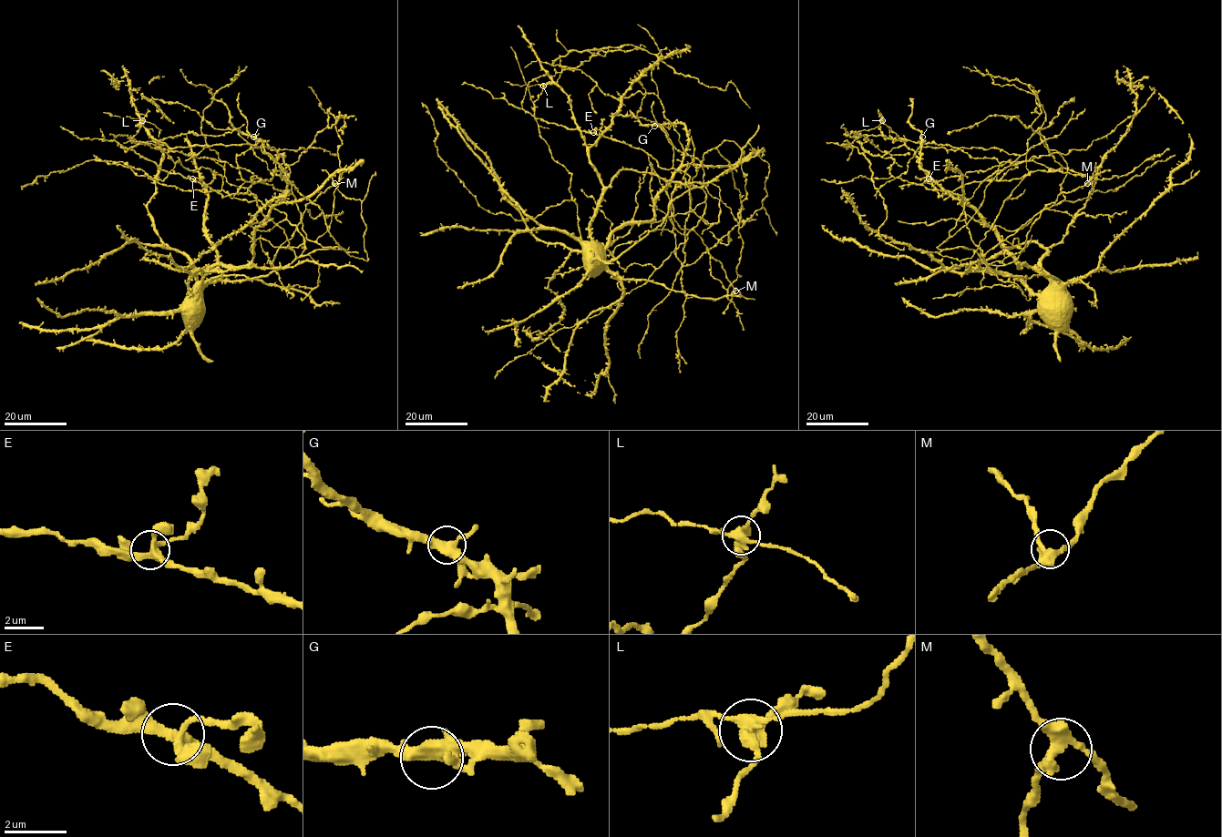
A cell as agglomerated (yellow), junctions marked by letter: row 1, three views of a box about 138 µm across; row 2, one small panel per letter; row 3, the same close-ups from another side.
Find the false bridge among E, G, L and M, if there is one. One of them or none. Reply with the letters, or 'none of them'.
L

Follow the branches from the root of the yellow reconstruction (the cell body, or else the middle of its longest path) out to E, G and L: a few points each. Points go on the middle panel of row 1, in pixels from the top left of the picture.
E: (641, 286), (687, 239), (703, 217), (705, 194), (682, 171), (662, 168), (643, 150), (593, 132)
G: (641, 286), (703, 217), (703, 185), (741, 154), (723, 140), (697, 168), (685, 151), (686, 127), (654, 126)
L: (641, 286), (623, 297), (612, 273), (582, 246), (571, 174), (553, 159), (534, 116), (543, 86)

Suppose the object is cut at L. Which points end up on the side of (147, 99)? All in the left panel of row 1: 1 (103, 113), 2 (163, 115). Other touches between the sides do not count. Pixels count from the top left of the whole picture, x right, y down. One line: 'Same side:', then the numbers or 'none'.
Same side: 2

